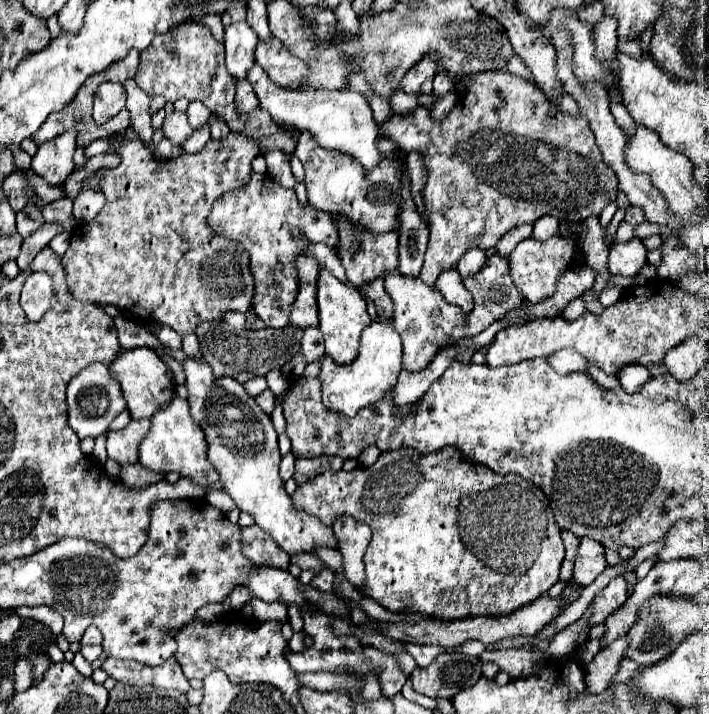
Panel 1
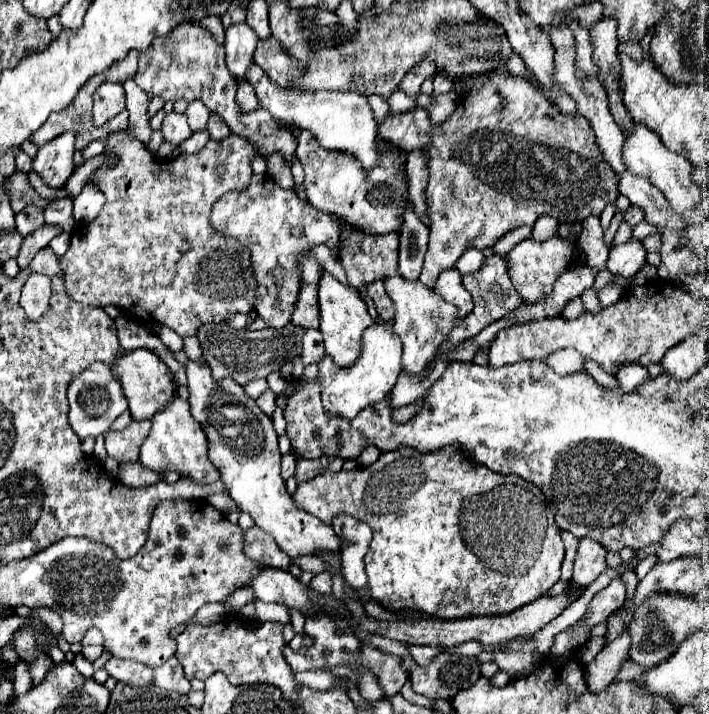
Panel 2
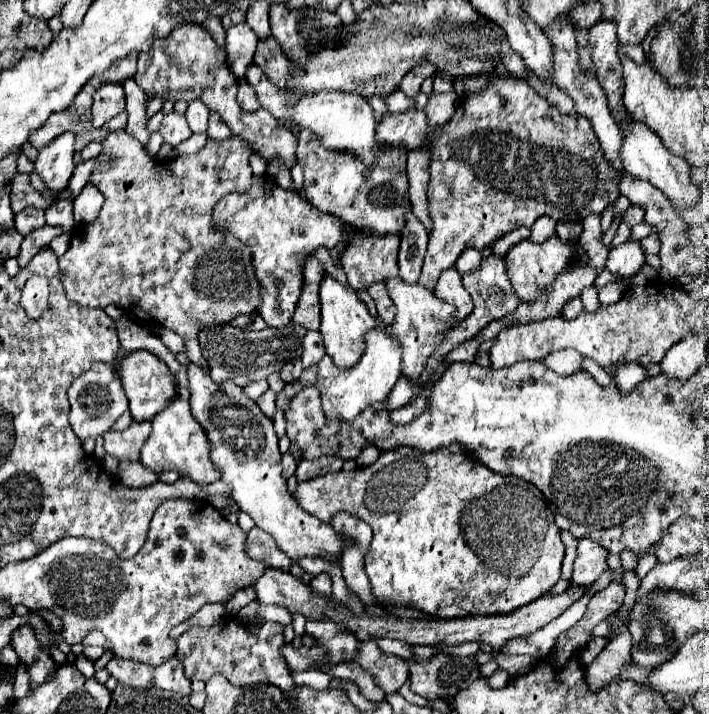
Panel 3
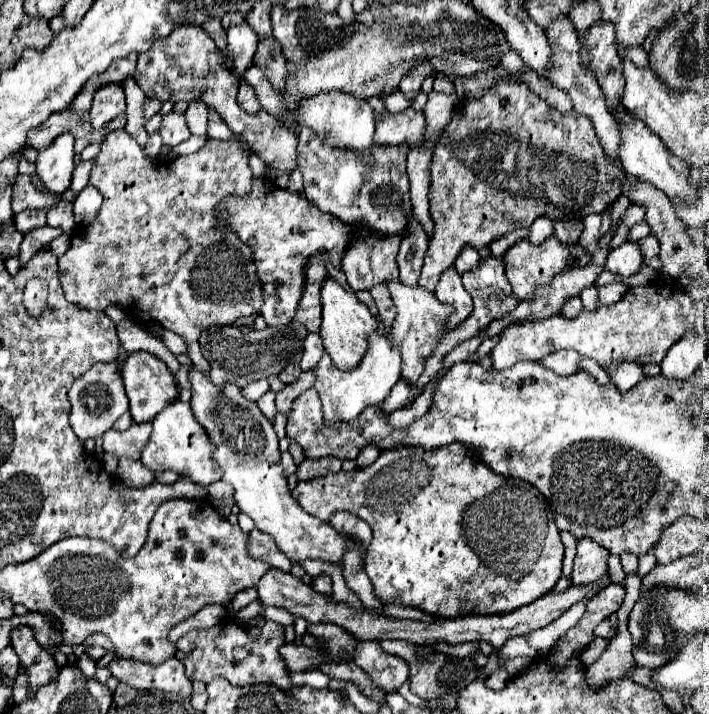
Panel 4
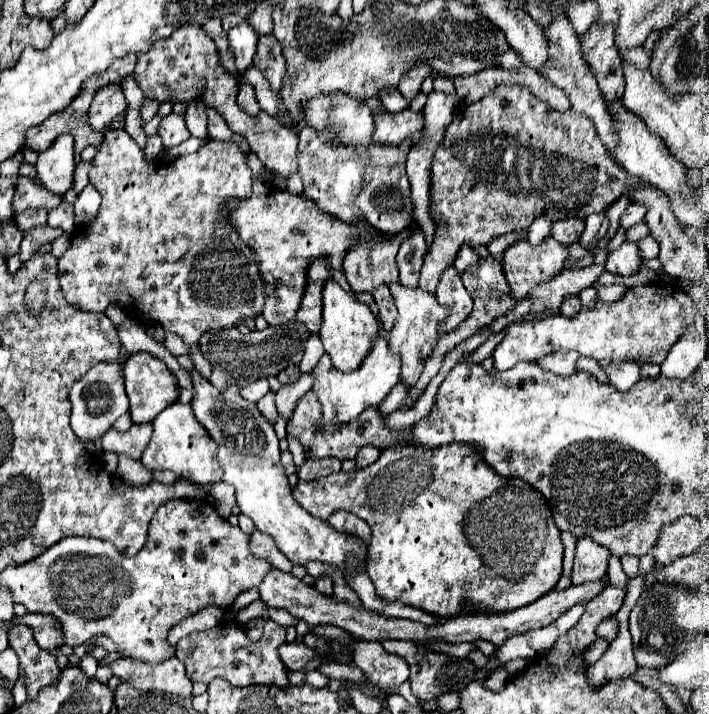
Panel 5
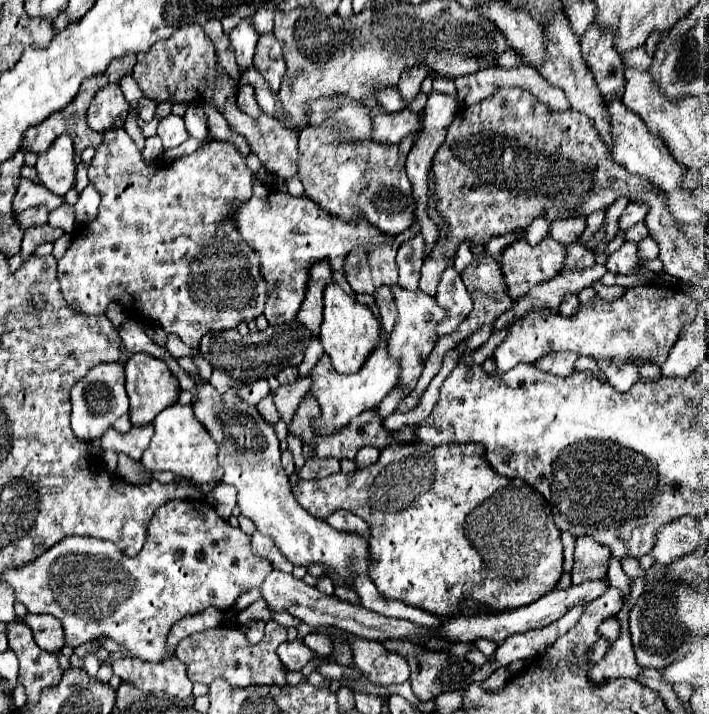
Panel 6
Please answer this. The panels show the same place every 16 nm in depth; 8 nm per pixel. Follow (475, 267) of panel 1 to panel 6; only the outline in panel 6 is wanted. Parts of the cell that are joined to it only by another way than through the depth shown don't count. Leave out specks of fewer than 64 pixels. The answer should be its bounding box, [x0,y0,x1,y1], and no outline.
[454,242,474,272]

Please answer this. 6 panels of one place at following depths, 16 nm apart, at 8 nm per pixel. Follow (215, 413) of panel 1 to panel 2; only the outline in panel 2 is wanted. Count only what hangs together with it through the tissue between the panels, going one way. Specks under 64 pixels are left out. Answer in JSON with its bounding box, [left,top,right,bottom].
[186,362,342,556]

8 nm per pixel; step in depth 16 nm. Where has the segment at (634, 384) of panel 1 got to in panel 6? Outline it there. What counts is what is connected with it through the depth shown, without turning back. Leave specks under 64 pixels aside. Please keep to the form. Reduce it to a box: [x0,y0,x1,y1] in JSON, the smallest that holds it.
[598,360,638,392]

